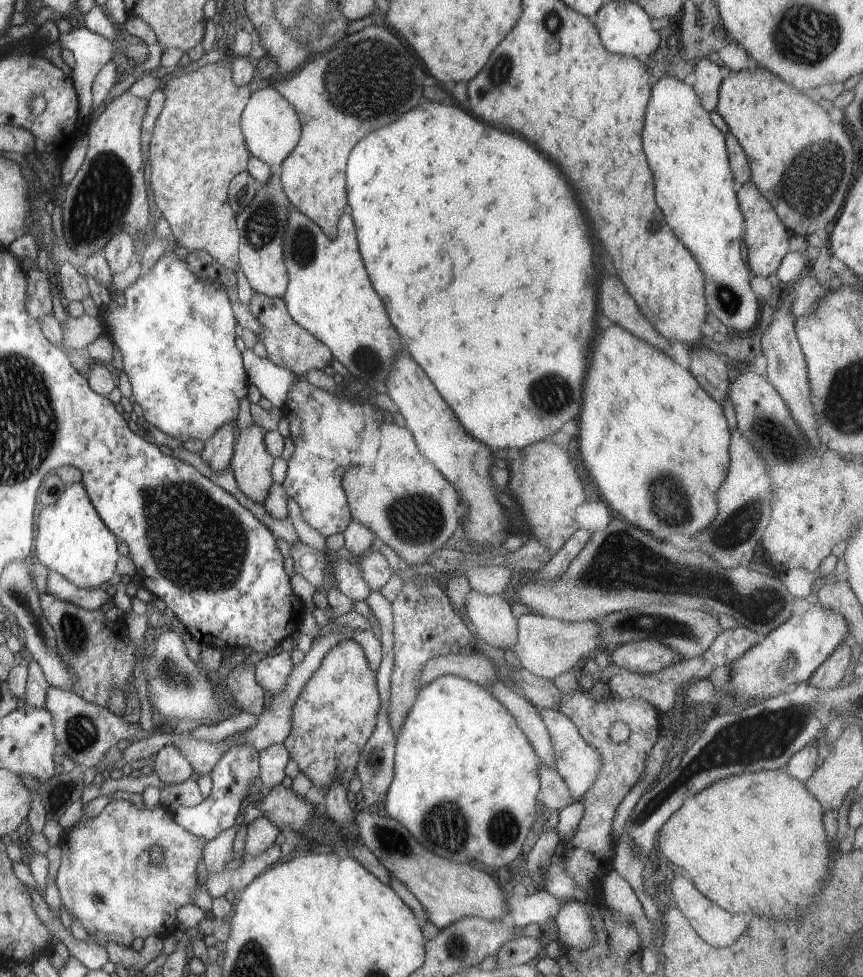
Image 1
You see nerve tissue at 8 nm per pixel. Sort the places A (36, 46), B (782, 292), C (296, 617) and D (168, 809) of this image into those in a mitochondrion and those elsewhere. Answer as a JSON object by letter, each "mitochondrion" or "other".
{"A":"other","B":"other","C":"other","D":"other"}

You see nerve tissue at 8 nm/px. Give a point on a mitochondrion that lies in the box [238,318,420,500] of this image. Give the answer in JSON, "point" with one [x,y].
{"point":[364,358]}

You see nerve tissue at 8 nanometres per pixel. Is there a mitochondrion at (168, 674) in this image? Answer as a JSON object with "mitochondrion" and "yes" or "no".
{"mitochondrion":"yes"}

